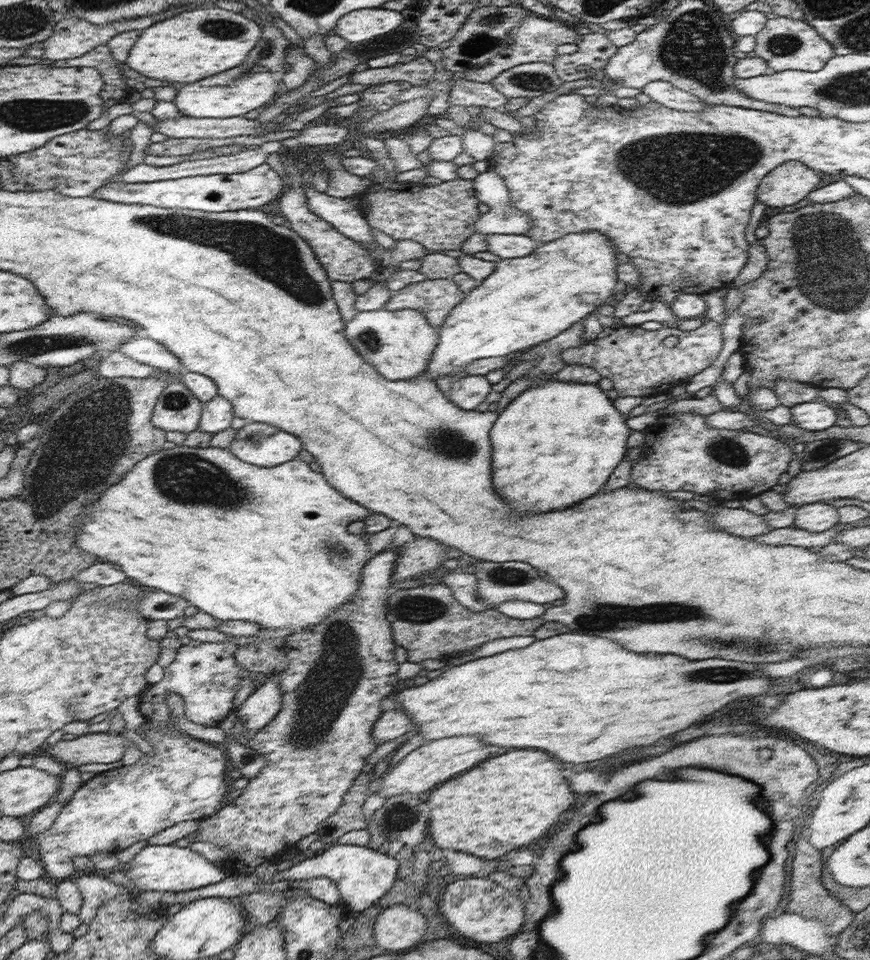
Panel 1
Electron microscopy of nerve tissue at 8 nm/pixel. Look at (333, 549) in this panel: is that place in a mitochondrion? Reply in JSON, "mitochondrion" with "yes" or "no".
{"mitochondrion":"yes"}

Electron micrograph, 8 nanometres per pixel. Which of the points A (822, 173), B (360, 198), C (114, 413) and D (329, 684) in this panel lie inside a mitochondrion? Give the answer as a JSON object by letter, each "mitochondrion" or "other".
{"A":"other","B":"other","C":"mitochondrion","D":"mitochondrion"}

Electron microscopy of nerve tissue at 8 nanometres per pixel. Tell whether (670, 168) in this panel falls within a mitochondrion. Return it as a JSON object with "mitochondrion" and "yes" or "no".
{"mitochondrion":"yes"}

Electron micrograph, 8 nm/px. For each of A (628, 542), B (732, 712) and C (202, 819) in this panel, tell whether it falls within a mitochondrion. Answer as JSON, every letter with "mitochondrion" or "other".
{"A":"other","B":"other","C":"other"}

